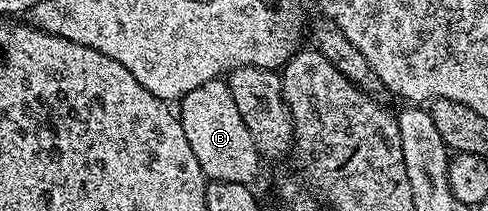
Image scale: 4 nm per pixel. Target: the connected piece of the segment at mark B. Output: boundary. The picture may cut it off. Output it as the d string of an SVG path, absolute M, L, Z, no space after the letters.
M211 79L205 85L192 89L180 101L178 114L186 132L186 141L190 141L190 149L194 149L194 157L198 157L198 165L202 165L204 174L209 180L251 184L252 178L256 174L258 176L261 174L262 160L254 145L254 137L250 137L250 129L247 129L246 123L239 116L238 105L235 104L233 94L230 93L225 80Z

